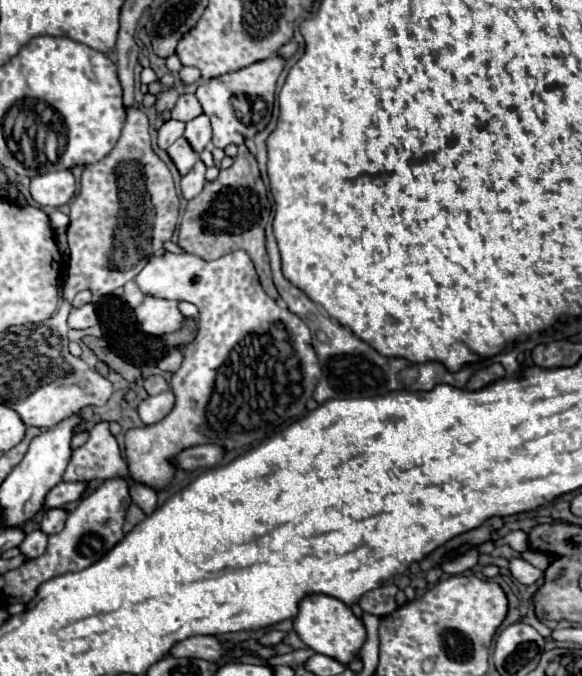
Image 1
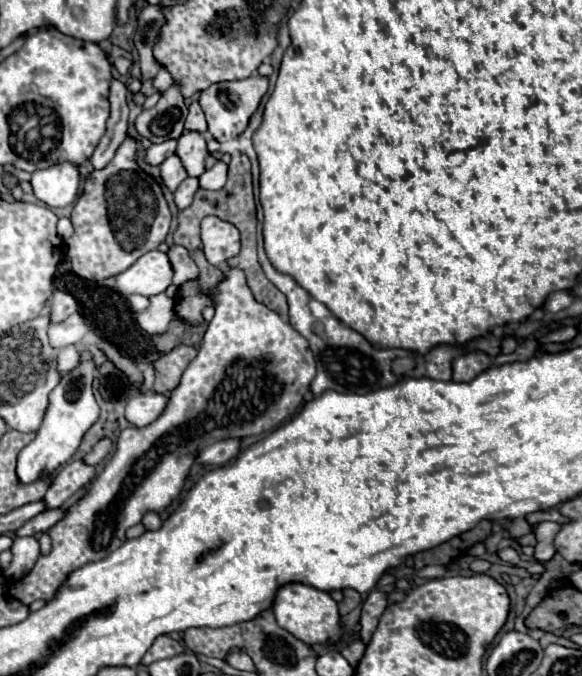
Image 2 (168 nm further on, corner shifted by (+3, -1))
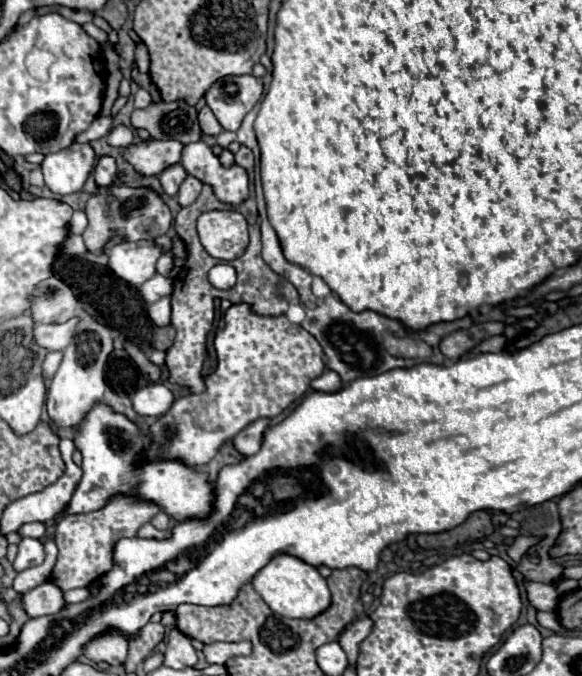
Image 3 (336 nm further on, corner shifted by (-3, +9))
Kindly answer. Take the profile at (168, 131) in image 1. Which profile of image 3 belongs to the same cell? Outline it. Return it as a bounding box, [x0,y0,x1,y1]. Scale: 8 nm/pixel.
[126,140,182,174]

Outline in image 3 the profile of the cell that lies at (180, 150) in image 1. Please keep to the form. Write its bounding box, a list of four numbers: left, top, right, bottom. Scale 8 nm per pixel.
[160,162,188,196]

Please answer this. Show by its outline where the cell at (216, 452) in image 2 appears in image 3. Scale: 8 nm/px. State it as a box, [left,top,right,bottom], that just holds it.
[232,418,268,456]

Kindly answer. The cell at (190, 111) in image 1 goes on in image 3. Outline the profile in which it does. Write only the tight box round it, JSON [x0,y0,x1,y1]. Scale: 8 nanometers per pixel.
[198,106,222,136]

